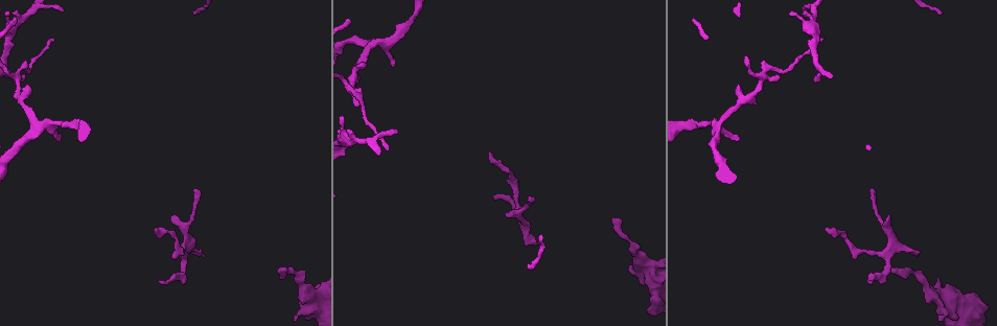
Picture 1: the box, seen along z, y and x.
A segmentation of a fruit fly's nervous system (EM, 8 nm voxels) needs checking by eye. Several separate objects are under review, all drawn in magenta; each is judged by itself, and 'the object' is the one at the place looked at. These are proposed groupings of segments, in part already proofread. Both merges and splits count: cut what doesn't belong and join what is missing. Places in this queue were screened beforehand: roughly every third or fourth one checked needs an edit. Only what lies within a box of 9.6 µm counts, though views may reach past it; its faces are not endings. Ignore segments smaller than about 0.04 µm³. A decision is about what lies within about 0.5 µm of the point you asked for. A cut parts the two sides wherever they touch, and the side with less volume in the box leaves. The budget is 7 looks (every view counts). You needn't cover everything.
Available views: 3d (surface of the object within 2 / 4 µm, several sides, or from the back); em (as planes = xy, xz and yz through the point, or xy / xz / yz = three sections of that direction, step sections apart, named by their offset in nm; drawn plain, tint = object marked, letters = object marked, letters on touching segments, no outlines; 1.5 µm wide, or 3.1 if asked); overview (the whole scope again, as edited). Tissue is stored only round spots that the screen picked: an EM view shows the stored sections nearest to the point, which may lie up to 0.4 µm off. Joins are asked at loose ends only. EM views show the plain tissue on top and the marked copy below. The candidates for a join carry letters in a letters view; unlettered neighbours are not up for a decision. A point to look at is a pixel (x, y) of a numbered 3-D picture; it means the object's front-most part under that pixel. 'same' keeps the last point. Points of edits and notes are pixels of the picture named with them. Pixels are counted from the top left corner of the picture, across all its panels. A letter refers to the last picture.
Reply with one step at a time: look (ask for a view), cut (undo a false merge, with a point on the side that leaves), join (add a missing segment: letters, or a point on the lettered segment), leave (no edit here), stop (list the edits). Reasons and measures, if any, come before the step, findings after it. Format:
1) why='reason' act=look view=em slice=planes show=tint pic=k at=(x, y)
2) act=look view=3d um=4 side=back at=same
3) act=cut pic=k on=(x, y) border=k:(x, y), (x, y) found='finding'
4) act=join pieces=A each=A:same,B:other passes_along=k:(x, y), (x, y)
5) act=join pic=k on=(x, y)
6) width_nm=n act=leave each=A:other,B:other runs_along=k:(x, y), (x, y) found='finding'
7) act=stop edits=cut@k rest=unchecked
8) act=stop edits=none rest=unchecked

why='branch stops here' act=look view=3d um=4 side=back pic=1 at=(56, 137)

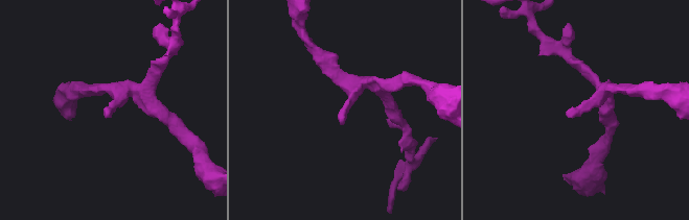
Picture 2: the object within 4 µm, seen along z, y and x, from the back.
why='need the tissue' act=look view=em slice=yz step=8 show=tint pic=2 at=(567, 113)

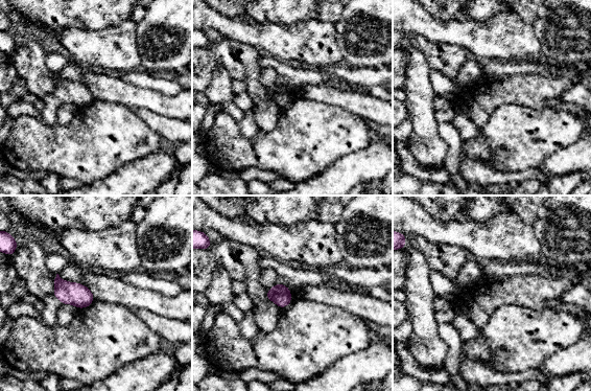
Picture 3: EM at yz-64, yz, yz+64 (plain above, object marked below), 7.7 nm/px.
why='cut it another way' act=look view=em slice=planes show=letters at=same

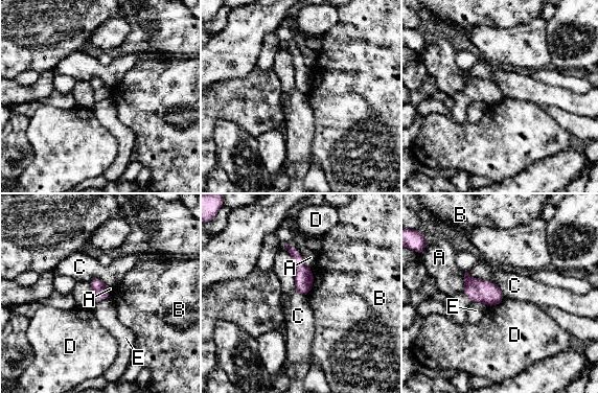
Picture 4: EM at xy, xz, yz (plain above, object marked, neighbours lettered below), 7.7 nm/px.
longest_contact=C:340nm act=leave each=A:other,B:other,C:other,D:other,E:other border=4:(468, 273), (492, 281), (504, 297) found='none of them fits'

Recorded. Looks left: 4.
why='branch stops here' act=look view=3d um=4 pic=1 at=(362, 64)

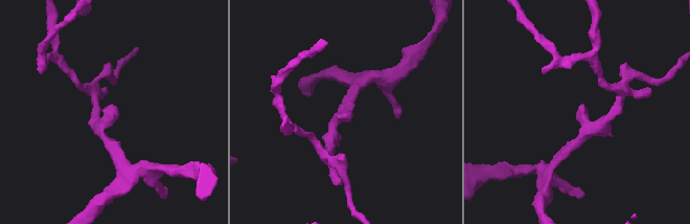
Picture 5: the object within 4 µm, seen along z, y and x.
why='now the EM' act=look view=em slice=xz step=8 show=tint pic=5 at=(110, 105)

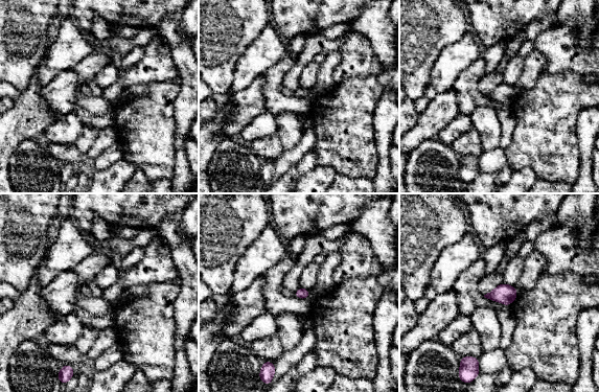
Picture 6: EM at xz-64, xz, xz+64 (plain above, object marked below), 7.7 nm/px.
act=look view=em slice=xz step=8 show=letters at=same

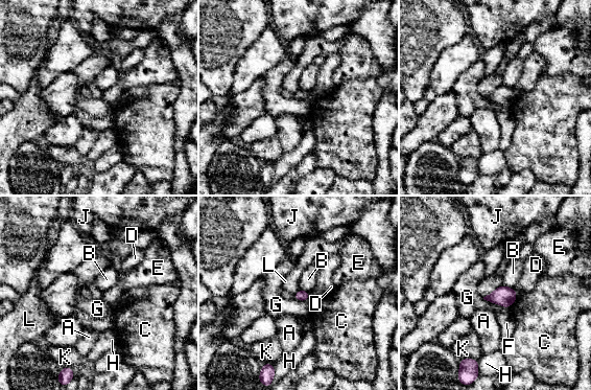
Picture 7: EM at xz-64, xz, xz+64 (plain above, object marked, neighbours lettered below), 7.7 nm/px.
width_nm=90 act=leave each=A:other,B:other,C:other,D:other,E:other,F:other,G:other,H:other,J:other,K:other,L:other border=7:(300, 289), (293, 295) found='no lettered segment goes on from it'

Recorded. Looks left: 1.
act=stop edits=none rest=unchecked

